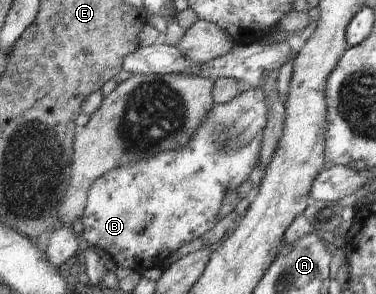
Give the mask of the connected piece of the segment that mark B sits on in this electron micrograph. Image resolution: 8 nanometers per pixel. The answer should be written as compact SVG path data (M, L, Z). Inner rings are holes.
M248 86L248 89L236 94L236 97L233 97L225 104L214 102L212 107L205 113L205 118L197 125L197 128L193 131L189 140L185 141L180 149L174 149L174 151L166 150L151 155L146 159L132 162L124 167L111 169L104 173L104 175L101 175L87 191L87 204L80 219L81 227L83 228L83 238L87 241L88 245L94 248L100 247L105 253L108 253L117 266L133 269L140 274L152 267L160 268L164 261L169 259L170 255L178 251L182 245L190 243L190 241L194 241L194 239L198 239L198 237L202 237L206 231L210 231L210 229L222 219L219 213L221 212L222 202L225 200L227 193L238 189L242 183L246 183L250 177L250 173L252 173L259 161L261 143L265 127L267 126L268 114L267 93L262 87L252 88Z

